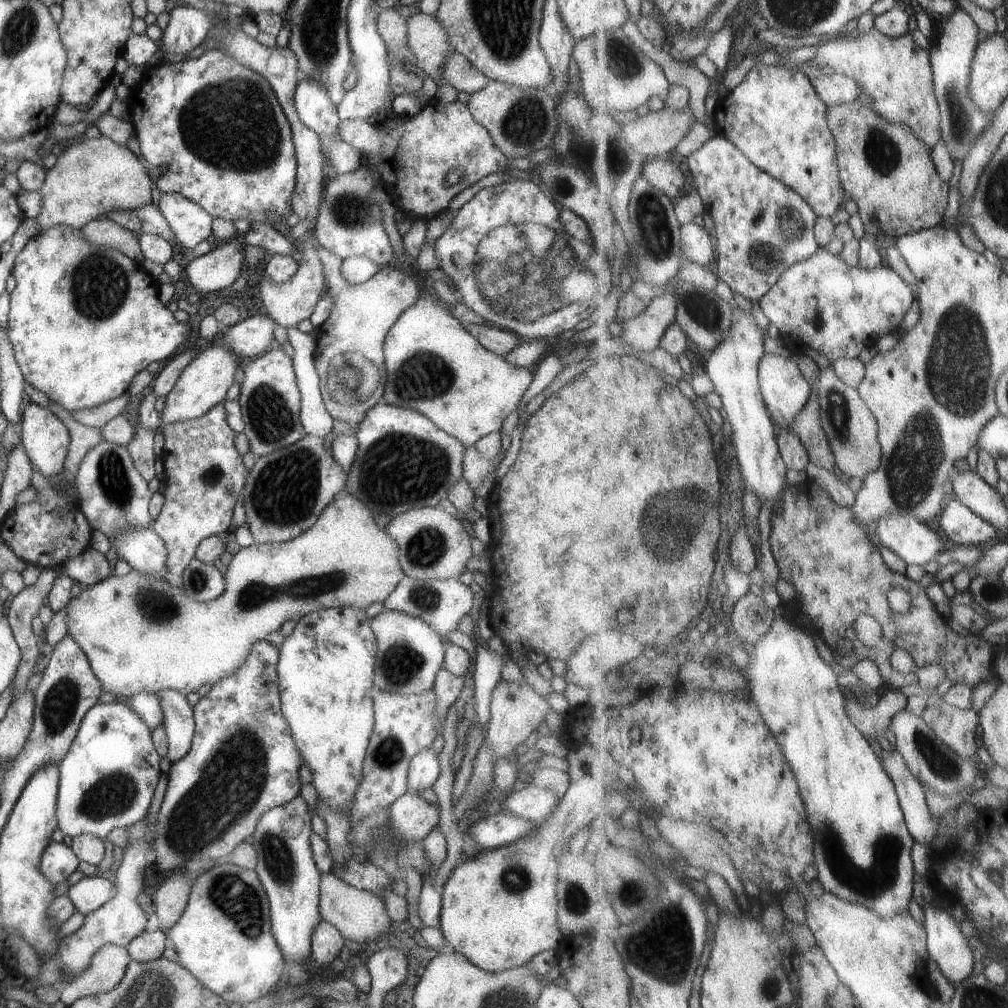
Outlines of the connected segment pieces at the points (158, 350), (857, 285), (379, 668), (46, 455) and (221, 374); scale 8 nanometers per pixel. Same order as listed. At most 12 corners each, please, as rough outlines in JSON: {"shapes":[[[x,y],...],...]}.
{"shapes":[[[56,224],[10,274],[25,383],[68,412],[191,326],[118,250]],[[820,246],[759,305],[821,369],[895,333],[915,299],[889,265]],[[381,609],[374,689],[419,694],[442,667],[445,639]],[[23,407],[19,442],[32,468],[61,472],[70,441],[47,407]],[[222,344],[196,354],[164,396],[161,424],[194,419],[239,378]]]}

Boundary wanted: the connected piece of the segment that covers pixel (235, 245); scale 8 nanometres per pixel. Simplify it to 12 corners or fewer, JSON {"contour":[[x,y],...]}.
{"contour":[[241,237],[217,241],[185,268],[198,294],[229,287],[242,268]]}

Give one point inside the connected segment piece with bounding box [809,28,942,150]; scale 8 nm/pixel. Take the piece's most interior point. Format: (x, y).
(896, 72)

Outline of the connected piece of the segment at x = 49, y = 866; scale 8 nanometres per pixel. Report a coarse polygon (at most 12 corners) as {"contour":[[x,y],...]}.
{"contour":[[49,841],[38,869],[52,885],[63,882],[79,859],[70,846]]}

